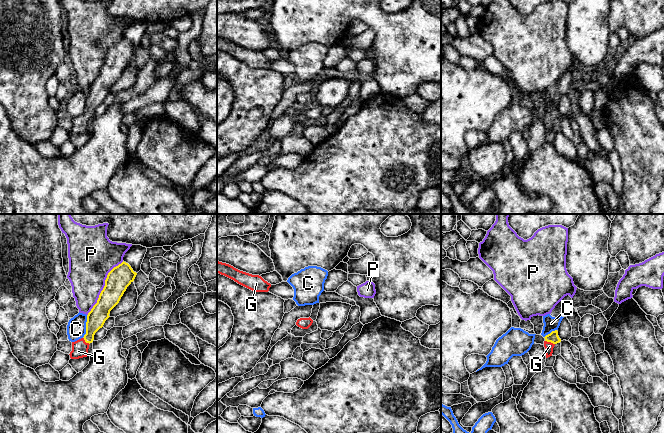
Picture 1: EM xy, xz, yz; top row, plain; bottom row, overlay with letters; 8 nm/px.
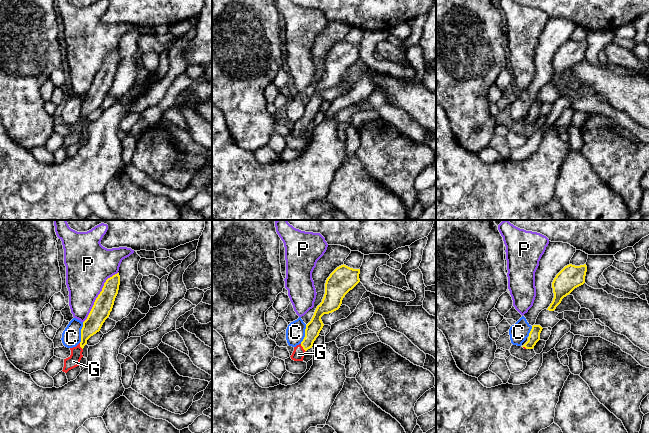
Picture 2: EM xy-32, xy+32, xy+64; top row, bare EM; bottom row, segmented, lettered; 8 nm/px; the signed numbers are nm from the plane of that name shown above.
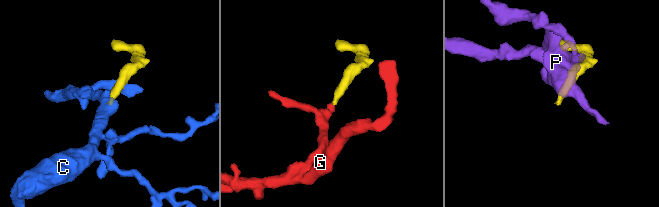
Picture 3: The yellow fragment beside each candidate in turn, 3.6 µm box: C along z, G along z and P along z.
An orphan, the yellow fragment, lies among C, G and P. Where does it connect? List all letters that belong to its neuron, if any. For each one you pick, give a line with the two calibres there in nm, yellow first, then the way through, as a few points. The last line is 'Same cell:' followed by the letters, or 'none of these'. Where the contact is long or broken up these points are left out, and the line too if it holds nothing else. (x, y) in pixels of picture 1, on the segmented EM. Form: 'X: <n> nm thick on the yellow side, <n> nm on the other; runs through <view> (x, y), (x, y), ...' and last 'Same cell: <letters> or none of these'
G: 90 nm thick on the yellow side, 70 nm on the other; runs through yz (553, 337), (550, 341), (549, 346)
Same cell: G

